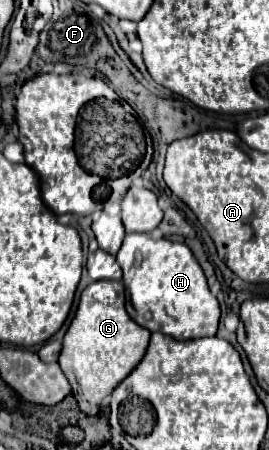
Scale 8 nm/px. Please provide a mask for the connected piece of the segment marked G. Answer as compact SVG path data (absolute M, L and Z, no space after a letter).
M95 281L83 289L79 307L63 339L59 365L85 415L97 415L101 401L137 367L147 351L149 335L147 329L139 327L127 315L121 281Z

